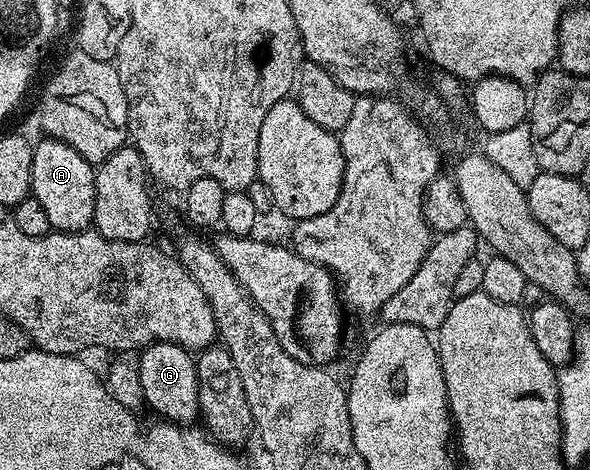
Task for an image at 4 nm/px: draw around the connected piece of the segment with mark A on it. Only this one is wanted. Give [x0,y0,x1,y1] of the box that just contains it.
[31,137,96,233]

